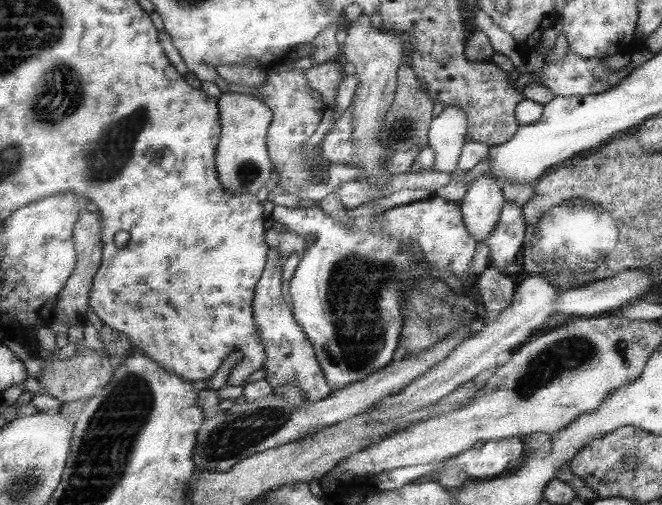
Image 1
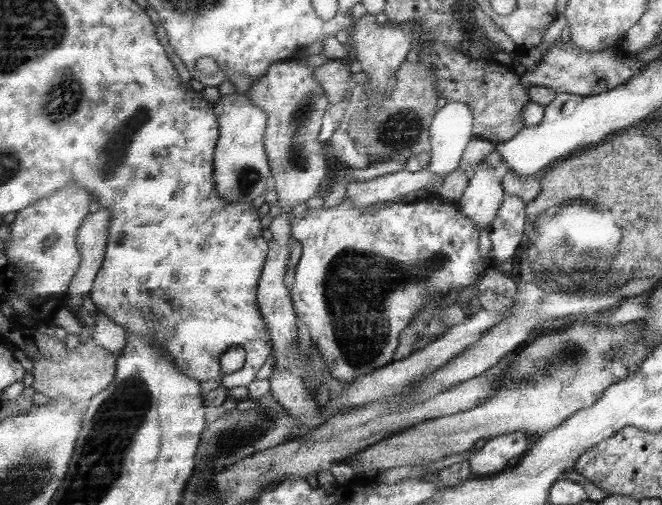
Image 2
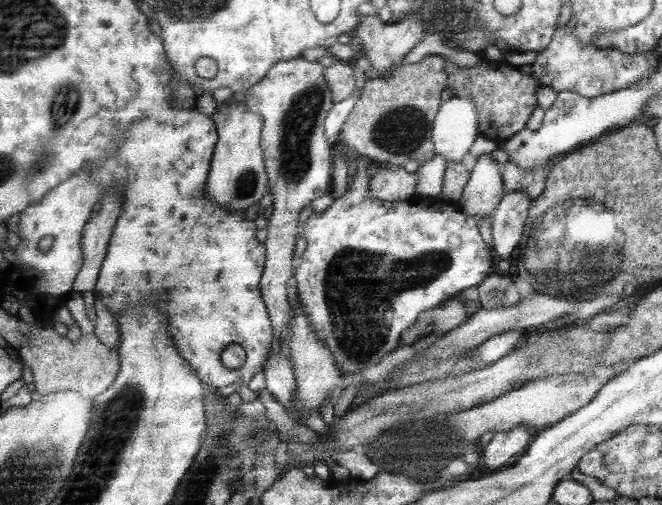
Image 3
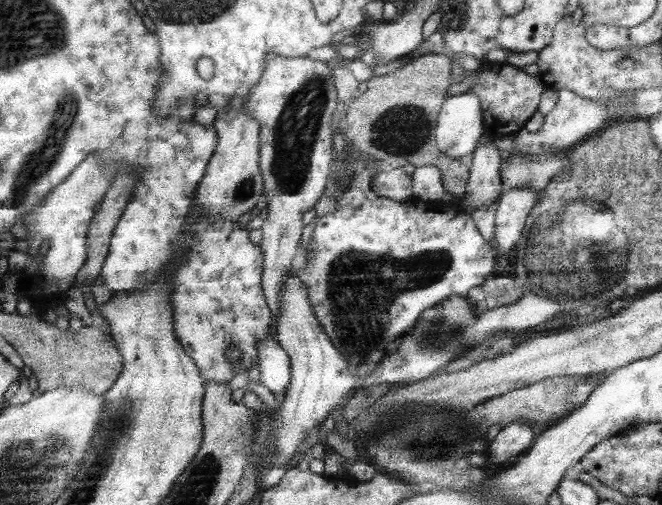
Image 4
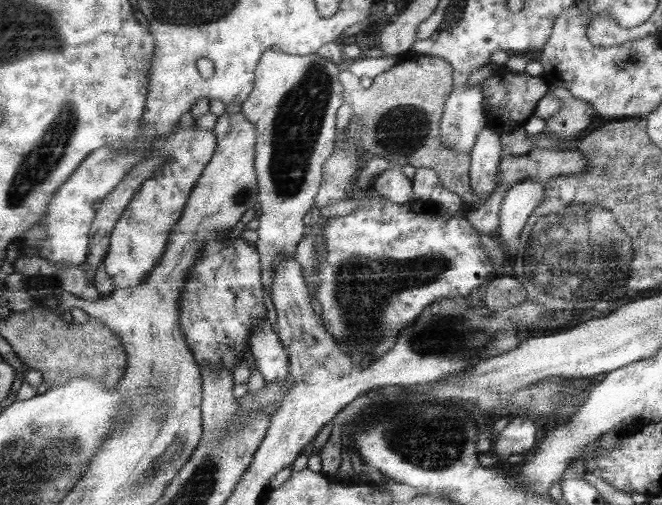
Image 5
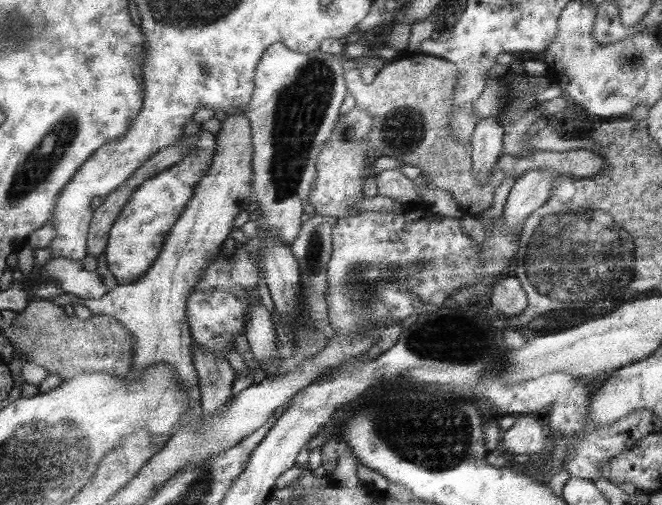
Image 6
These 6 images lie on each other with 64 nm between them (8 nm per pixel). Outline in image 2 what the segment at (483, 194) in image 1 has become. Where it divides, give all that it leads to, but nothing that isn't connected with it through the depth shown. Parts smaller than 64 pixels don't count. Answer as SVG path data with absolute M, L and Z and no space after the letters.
M477 166L475 176L469 182L469 188L465 190L465 196L459 200L459 208L465 216L469 216L469 220L477 224L477 228L489 230L497 220L497 214L501 212L505 198L507 192L503 180L497 180L493 168Z

